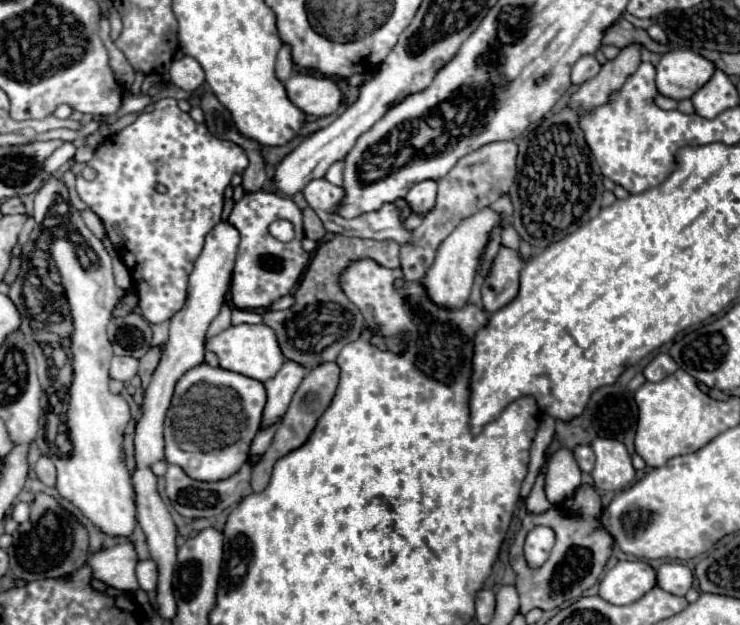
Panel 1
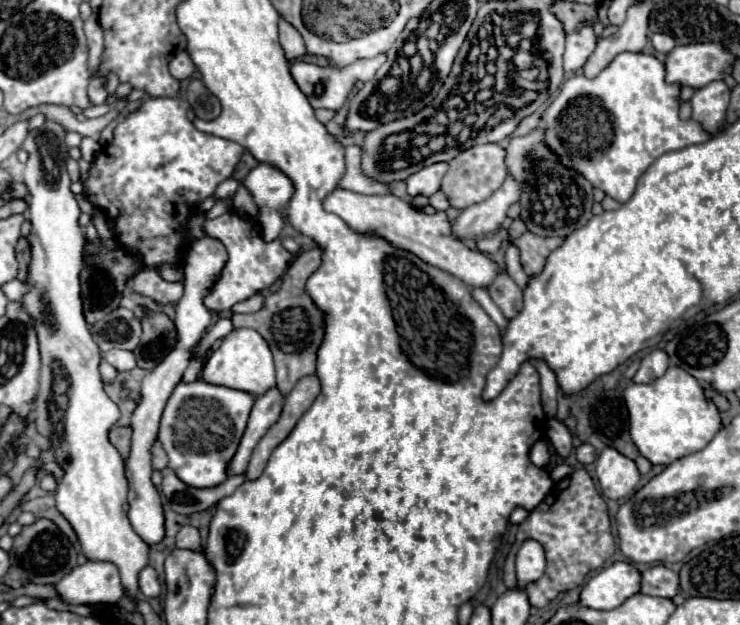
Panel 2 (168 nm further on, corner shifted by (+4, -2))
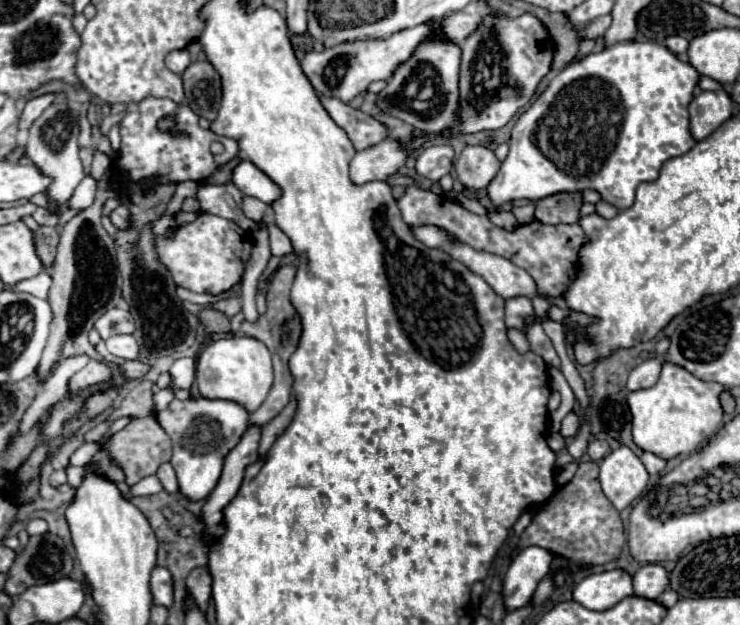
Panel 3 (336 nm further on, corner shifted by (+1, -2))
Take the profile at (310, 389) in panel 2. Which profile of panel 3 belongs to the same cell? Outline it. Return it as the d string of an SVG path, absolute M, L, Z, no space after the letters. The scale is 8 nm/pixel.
M295 398L289 400L289 404L283 408L283 414L275 416L275 418L263 428L263 432L261 432L261 444L259 444L259 456L265 456L265 454L267 454L271 442L289 426L293 414L295 414Z

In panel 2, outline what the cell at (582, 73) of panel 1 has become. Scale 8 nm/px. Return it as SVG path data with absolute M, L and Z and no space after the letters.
M580 30L580 32L570 32L566 38L566 52L564 52L564 70L568 74L580 72L588 58L592 56L596 48L596 38L594 30Z

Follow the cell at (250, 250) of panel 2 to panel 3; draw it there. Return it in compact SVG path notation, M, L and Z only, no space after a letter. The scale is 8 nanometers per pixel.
M201 212L193 222L179 226L171 236L157 236L155 248L173 272L177 286L187 288L191 292L219 294L241 282L245 274L245 264L251 258L249 240L245 240L237 232L241 230L231 220Z

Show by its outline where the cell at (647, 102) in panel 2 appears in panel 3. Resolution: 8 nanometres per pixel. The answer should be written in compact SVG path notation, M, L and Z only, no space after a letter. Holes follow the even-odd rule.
M639 40L605 46L601 52L589 54L573 66L563 68L531 108L519 114L511 130L509 154L487 186L491 204L499 208L503 202L513 202L517 198L541 200L561 192L595 190L605 202L619 210L629 208L641 182L657 180L663 162L695 146L689 132L687 106L693 100L697 80L699 72L691 64L681 62L667 46ZM541 144L547 148L547 156L539 150Z

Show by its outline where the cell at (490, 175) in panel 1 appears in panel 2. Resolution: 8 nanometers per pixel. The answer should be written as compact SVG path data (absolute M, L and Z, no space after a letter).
M482 144L472 146L460 152L454 160L448 162L448 172L442 178L440 190L446 194L452 208L464 210L472 204L480 204L490 198L506 180L508 166L506 166L506 150L500 144Z

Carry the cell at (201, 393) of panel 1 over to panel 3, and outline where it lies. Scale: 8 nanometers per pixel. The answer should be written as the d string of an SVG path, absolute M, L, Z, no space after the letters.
M189 398L185 402L173 400L167 410L157 414L157 420L161 428L171 436L173 440L173 458L171 466L177 472L179 492L195 502L205 500L207 494L215 488L225 456L231 448L241 440L243 432L247 430L247 410L235 402L223 402L223 400L207 400L207 398Z

